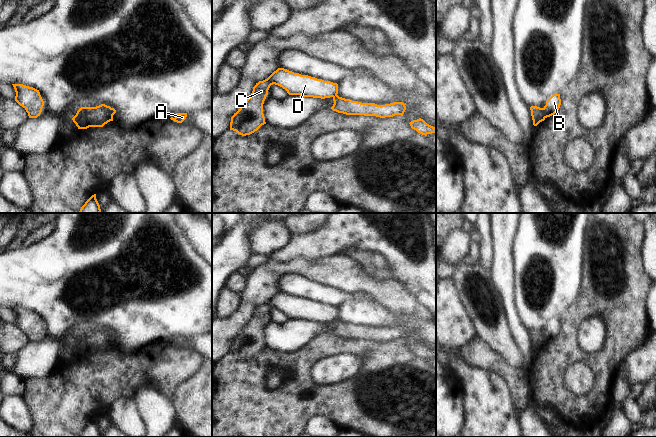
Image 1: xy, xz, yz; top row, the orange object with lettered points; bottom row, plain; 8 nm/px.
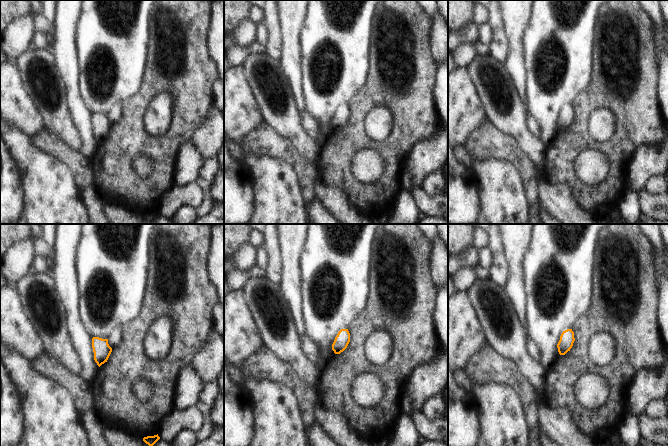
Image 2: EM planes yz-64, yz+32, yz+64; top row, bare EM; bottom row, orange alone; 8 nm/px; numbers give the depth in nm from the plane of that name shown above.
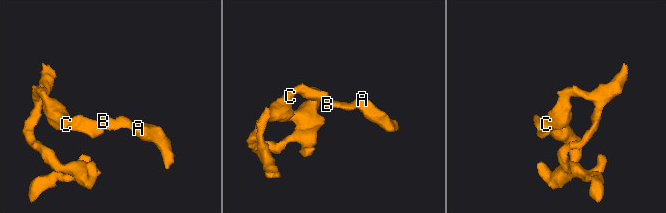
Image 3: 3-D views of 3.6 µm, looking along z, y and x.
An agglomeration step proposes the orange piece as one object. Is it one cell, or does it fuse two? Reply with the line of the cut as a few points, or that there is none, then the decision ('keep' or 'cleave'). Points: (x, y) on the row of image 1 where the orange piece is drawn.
yz (542, 108), (542, 113), (545, 117) | cleave

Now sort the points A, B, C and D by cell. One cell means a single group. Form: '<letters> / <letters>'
A B / C D

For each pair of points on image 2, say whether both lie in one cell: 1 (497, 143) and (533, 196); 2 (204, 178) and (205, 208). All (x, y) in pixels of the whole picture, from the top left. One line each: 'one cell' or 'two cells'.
1: one cell
2: one cell

